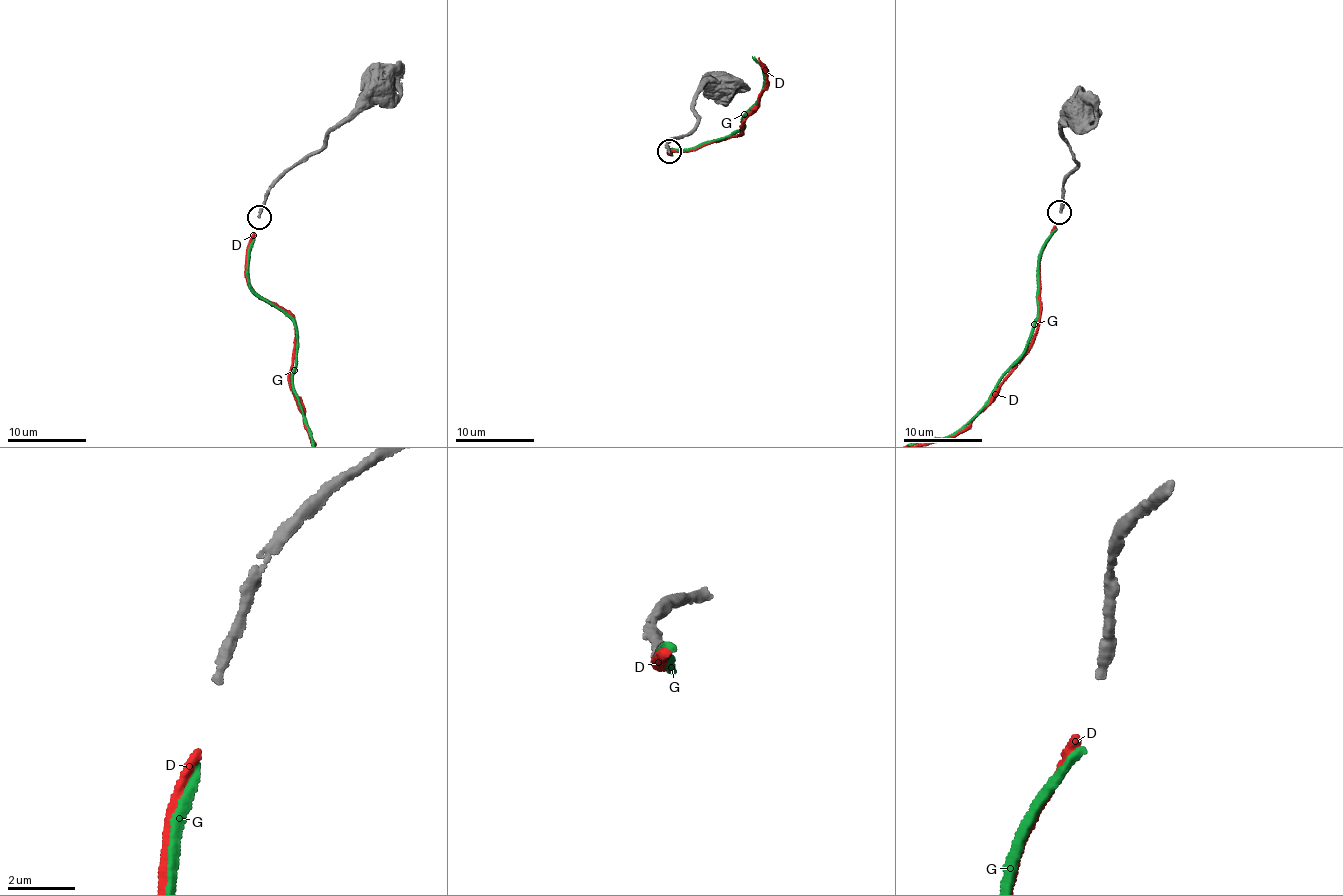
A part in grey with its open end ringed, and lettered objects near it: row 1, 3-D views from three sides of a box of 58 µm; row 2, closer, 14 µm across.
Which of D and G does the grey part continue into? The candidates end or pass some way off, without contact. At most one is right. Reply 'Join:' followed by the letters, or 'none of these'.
Join: D

